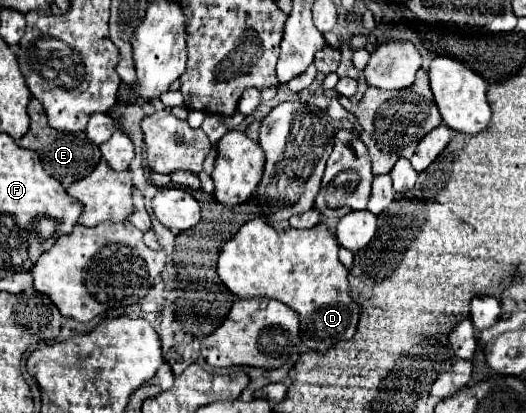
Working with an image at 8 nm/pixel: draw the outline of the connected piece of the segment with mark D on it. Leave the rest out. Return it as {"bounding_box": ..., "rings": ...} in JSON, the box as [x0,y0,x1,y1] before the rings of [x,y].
{"bounding_box":[217,217,361,351],"rings":[[[261,217],[247,221],[221,249],[217,261],[219,279],[237,297],[273,297],[297,309],[303,343],[313,351],[325,351],[339,341],[349,341],[361,317],[361,305],[349,291],[349,269],[339,261],[337,237],[327,225],[313,229],[275,229]]]}

